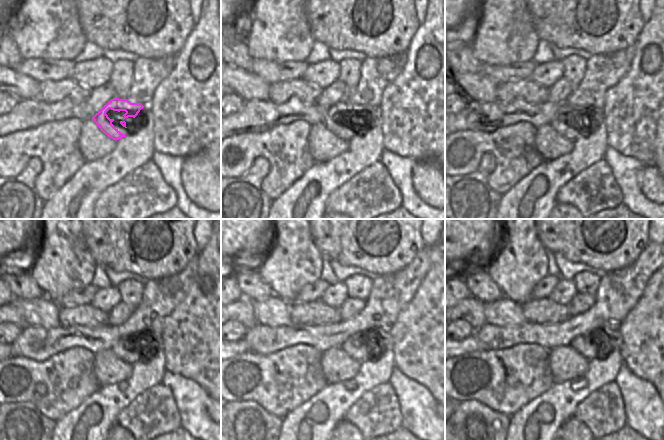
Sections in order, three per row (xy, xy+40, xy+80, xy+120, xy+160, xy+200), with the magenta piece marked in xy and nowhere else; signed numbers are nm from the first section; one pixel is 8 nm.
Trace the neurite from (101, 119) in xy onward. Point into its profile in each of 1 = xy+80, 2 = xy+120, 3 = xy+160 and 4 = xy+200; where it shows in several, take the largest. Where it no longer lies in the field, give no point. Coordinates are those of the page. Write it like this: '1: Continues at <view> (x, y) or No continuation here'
1: Continues at xy+80 (573, 121)
2: Continues at xy+120 (135, 347)
3: Continues at xy+160 (363, 347)
4: Continues at xy+200 (597, 345)

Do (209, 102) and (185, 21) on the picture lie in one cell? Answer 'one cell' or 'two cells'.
two cells

